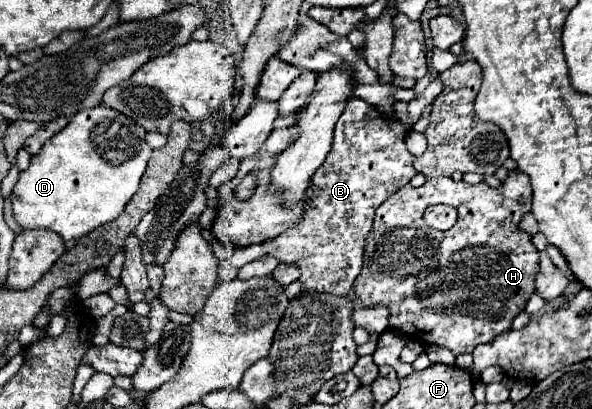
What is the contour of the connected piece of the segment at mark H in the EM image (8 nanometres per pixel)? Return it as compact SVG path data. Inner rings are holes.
M511 170L507 180L499 186L499 188L491 188L487 184L467 184L467 182L455 182L451 178L429 178L423 186L413 188L411 184L405 184L403 188L399 188L399 192L391 194L377 210L375 210L375 222L371 228L371 236L367 236L367 244L365 244L365 254L363 254L363 270L355 280L355 298L365 306L365 308L373 308L373 306L385 306L389 308L389 328L401 332L405 338L409 340L417 340L421 344L435 344L441 348L449 348L455 354L465 354L465 352L473 352L479 344L487 344L491 342L495 336L507 332L511 328L513 318L525 308L525 304L529 302L531 294L535 292L535 276L539 274L539 250L533 246L531 236L523 230L519 230L519 222L521 218L531 210L531 186L529 186L529 176L521 170ZM433 204L447 204L453 206L459 212L459 218L455 222L453 228L439 232L429 228L423 222L423 212L433 206Z

